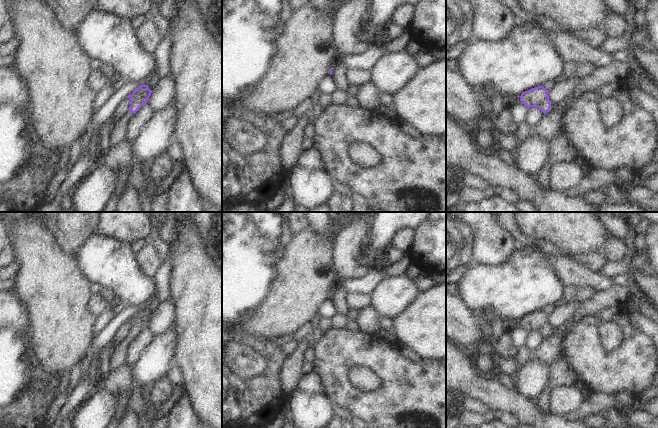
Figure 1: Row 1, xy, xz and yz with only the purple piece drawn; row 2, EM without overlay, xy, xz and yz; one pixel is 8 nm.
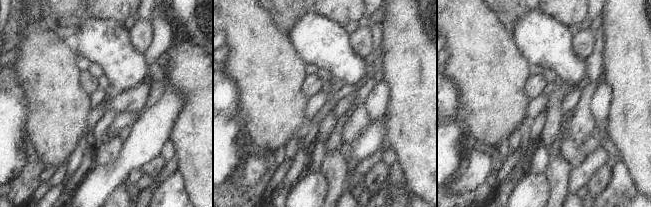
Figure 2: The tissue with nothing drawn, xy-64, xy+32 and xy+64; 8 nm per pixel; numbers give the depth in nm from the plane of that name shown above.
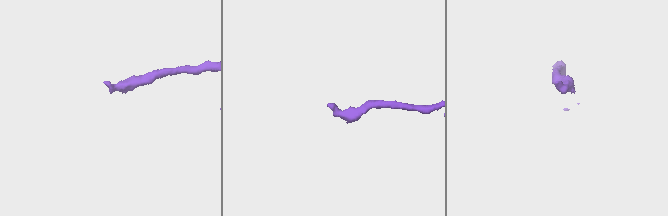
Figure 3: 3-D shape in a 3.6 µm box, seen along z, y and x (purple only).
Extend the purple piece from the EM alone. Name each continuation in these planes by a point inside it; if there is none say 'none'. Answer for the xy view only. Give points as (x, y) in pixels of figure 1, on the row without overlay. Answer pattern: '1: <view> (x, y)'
1: xy (118, 356)

